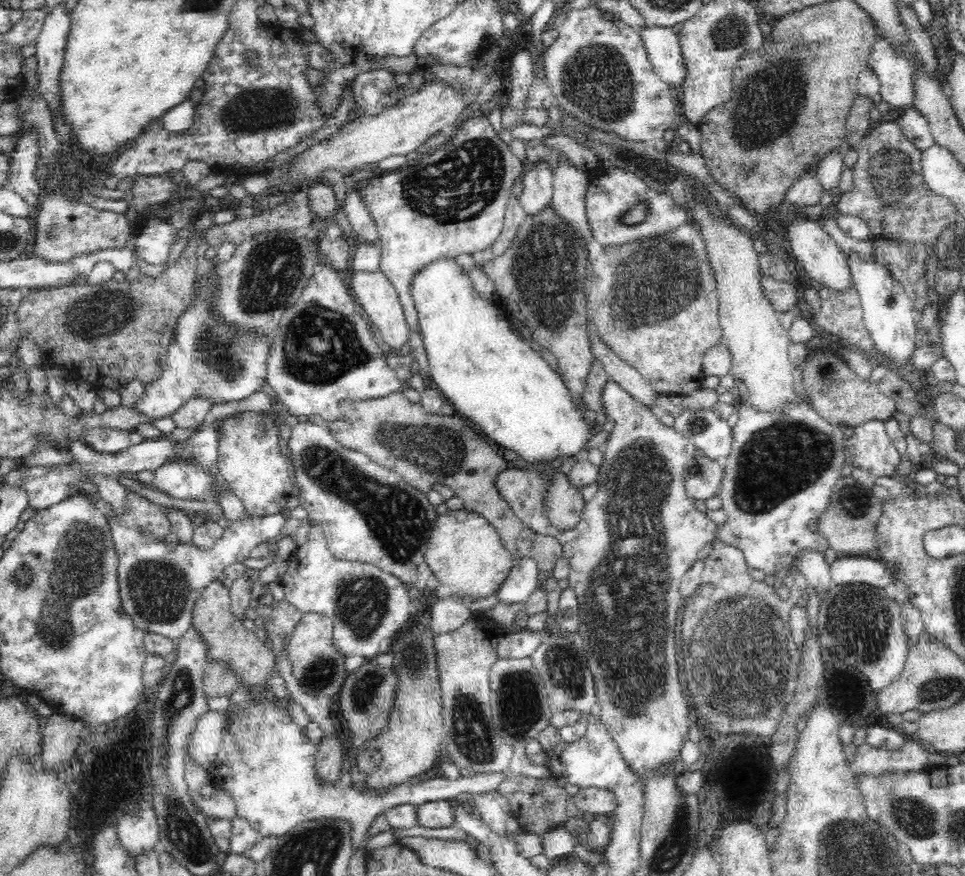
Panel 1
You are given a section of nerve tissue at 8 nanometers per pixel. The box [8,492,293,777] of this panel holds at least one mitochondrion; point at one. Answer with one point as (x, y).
(79, 558)

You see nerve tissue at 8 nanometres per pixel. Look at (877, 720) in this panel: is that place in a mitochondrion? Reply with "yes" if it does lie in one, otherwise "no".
no

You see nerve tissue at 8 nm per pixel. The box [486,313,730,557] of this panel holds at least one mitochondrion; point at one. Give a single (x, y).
(697, 425)

